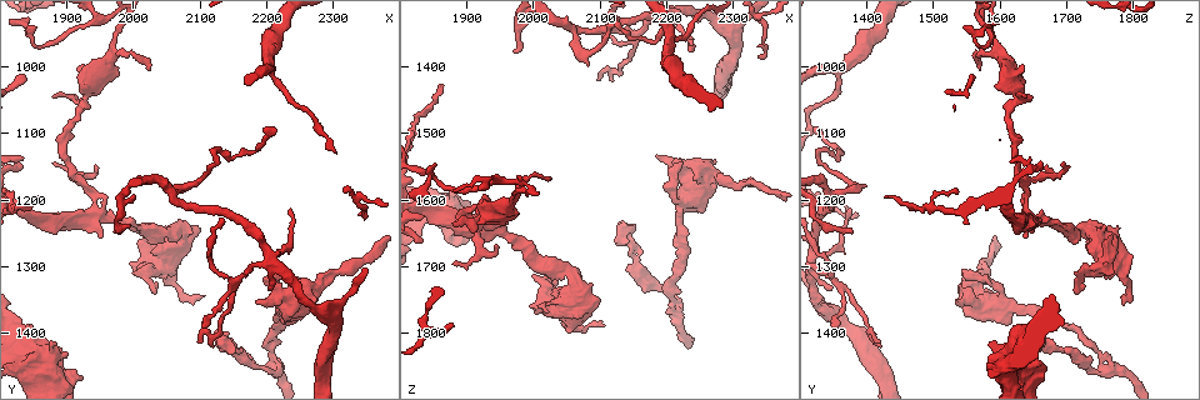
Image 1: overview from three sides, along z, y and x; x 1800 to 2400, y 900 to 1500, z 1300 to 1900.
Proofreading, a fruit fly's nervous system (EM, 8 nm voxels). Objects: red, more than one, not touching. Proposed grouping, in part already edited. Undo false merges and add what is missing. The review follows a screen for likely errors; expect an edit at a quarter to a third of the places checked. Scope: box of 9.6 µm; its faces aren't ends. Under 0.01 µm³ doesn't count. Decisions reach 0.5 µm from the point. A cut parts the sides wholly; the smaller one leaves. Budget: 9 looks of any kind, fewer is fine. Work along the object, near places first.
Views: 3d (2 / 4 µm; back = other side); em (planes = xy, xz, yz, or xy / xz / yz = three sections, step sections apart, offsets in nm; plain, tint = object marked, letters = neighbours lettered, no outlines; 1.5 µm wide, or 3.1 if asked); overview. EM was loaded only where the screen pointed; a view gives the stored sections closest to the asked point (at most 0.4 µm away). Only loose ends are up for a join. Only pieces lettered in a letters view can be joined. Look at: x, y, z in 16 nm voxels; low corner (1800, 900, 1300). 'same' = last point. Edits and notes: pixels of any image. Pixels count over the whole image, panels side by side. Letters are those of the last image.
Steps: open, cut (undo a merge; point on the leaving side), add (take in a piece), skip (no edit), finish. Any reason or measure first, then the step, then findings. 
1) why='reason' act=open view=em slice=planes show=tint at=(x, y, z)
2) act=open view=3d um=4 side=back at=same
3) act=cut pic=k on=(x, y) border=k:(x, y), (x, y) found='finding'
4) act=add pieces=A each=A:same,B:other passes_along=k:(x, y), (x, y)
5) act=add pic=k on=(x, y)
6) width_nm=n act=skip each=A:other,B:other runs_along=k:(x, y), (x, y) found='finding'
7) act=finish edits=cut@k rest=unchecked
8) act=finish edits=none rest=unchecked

why='arms part here' act=open view=3d um=4 at=(1925, 1055, 1620)

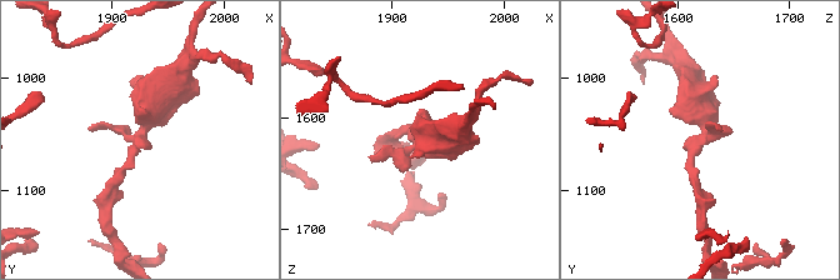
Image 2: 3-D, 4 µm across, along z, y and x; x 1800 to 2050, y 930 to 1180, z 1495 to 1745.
why='now the EM' act=open view=em slice=planes show=letters at=(1926, 1054, 1620)

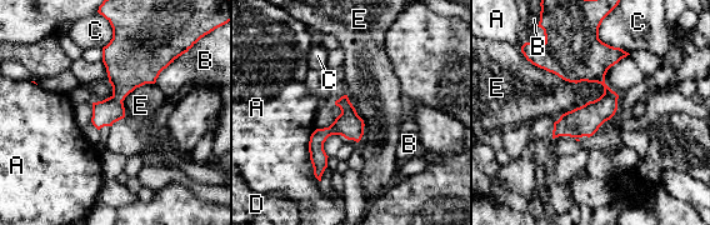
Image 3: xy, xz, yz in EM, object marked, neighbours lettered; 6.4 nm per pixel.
longest_contact=E:380nm act=skip each=A:other,B:other,C:other,D:other,E:other border=3:(525, 58), (533, 64), (576, 84) found='one neuron here'

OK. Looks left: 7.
why='an open end' act=open view=3d um=4 at=(1865, 1195, 1425)

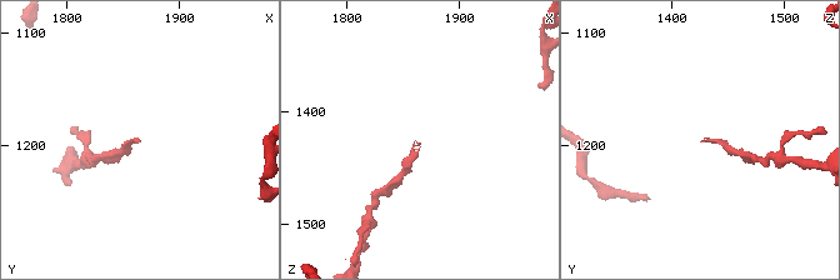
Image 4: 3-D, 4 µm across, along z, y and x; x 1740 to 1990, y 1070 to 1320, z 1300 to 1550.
act=open view=em slice=planes show=letters at=(1866, 1196, 1426)

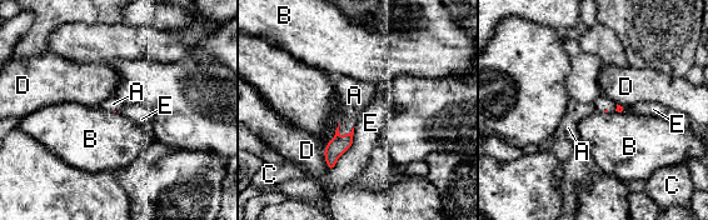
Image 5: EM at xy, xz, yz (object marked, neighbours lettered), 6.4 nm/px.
act=add pieces=A each=A:same,B:other,C:other,D:other,E:other passes_along=5:(339, 144), (347, 134), (354, 96) found='it goes on there'

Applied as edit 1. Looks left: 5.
why='thin end' act=open view=em slice=yz step=8 show=letters at=(2095, 1415, 1415)

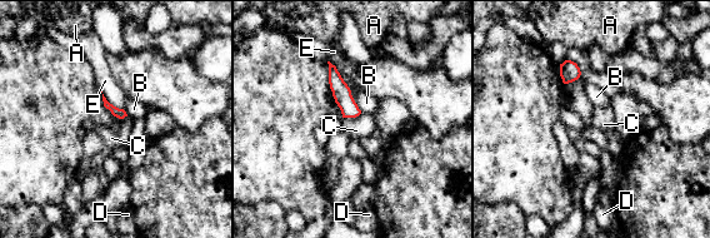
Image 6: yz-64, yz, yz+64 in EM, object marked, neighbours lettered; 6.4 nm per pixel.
why='another direction' act=open view=em slice=planes show=letters at=same

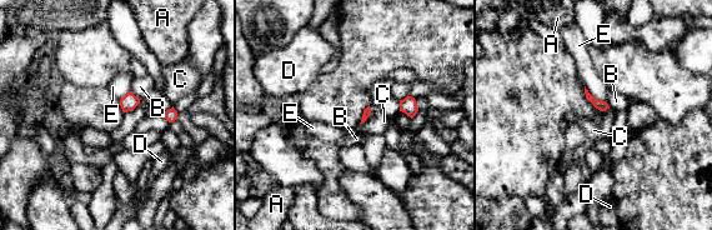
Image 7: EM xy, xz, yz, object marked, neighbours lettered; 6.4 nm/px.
act=skip each=A:other,B:other,C:other,D:other,E:other border=7:(141, 99), (133, 109), (124, 113) found='none of them fits'

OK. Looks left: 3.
why='two arms in line, one across' act=open view=3d um=4 at=(2215, 1450, 1765)

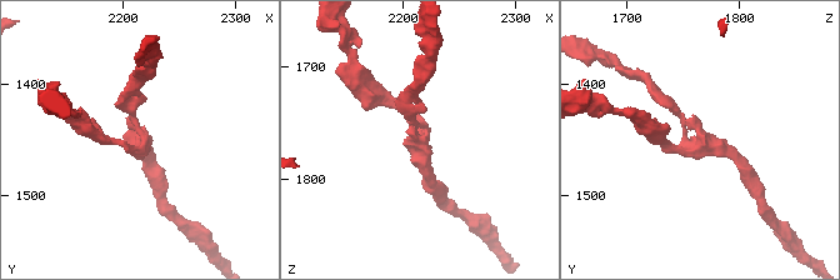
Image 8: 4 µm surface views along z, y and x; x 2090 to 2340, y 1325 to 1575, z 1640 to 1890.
act=open view=em slice=planes show=tint at=(2216, 1452, 1762)

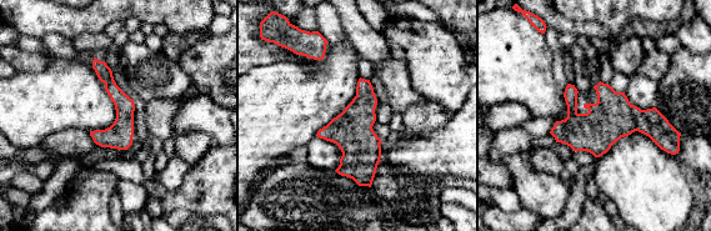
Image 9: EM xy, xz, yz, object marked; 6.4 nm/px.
act=open view=em slice=planes show=letters at=same

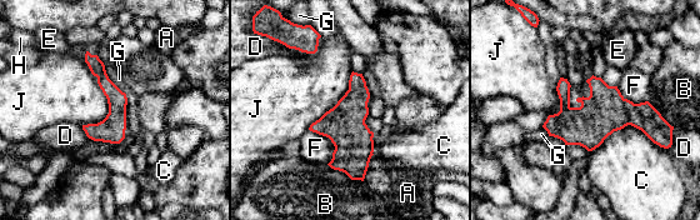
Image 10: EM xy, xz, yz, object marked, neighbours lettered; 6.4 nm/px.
width_nm=280 act=skip each=A:other,B:other,C:other,D:other,E:other,F:other,G:other,H:other,J:other runs_along=10:(664, 124), (546, 125) found='continuous, no second neuron'

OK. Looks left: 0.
act=finish edits=add@5 rest=unchecked

